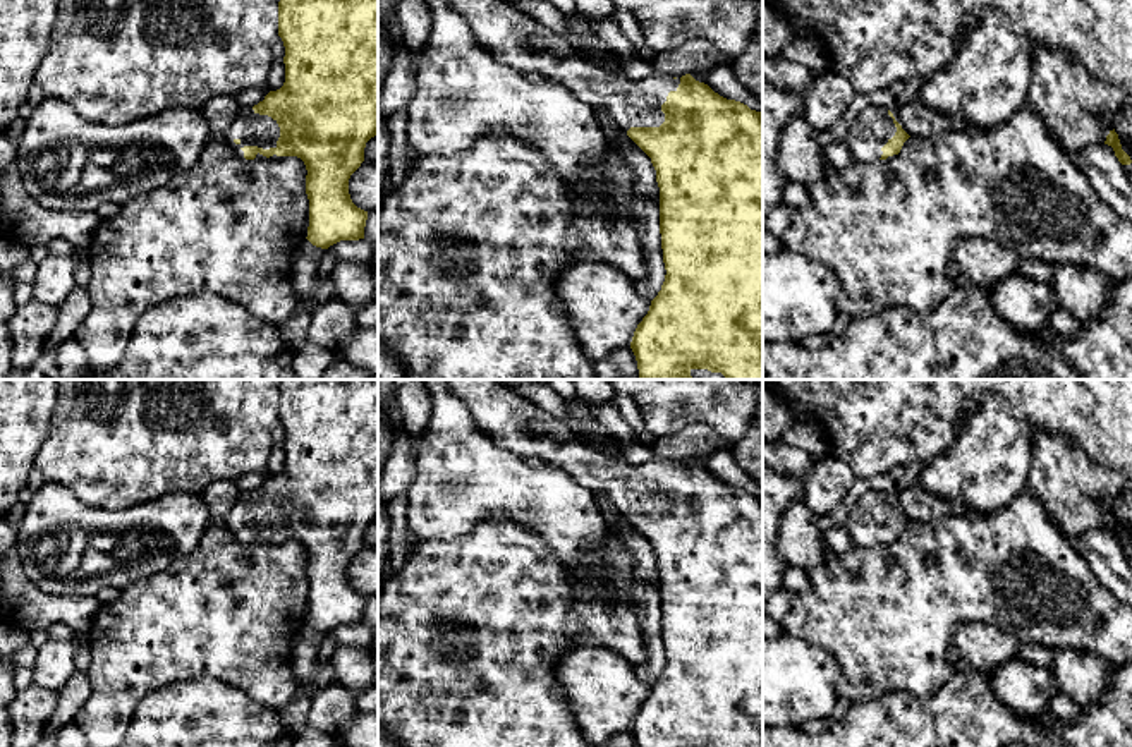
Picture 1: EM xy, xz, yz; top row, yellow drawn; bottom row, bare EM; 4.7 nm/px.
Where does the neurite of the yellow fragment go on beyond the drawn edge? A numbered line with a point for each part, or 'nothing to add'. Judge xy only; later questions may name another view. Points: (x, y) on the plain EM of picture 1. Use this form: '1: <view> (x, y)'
1: xy (253, 514)

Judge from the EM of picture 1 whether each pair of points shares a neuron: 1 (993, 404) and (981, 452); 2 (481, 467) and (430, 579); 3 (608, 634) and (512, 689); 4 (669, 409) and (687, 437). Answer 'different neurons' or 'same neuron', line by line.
1: same neuron
2: different neurons
3: different neurons
4: different neurons

